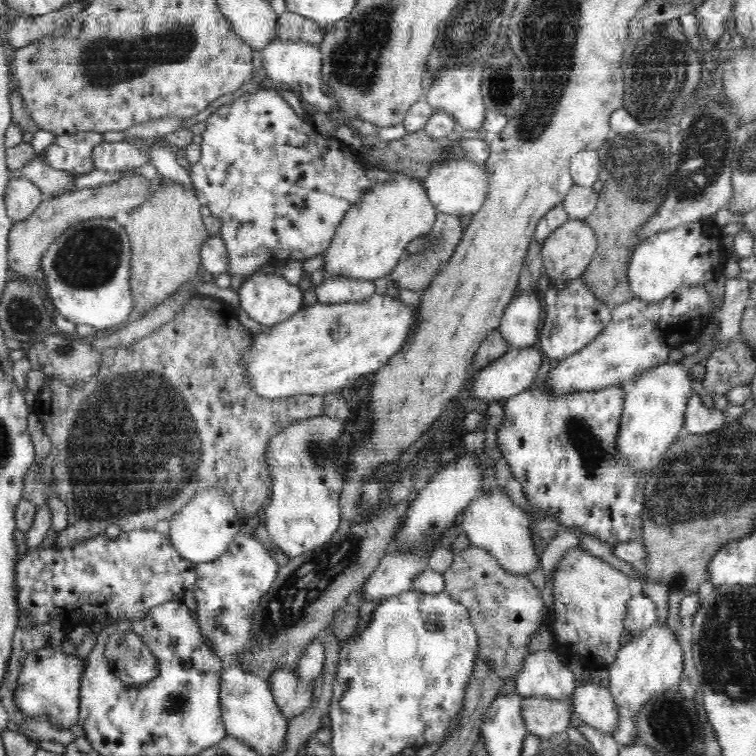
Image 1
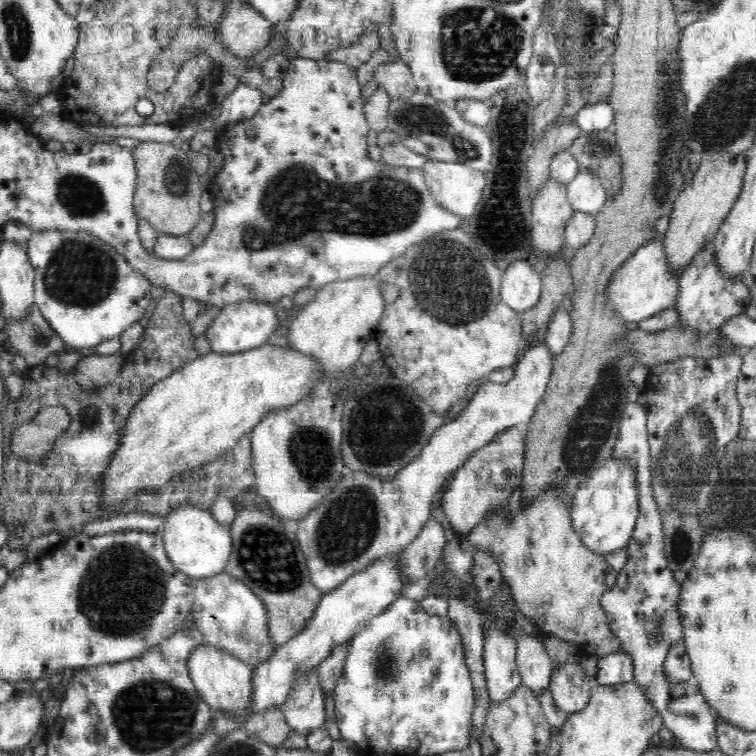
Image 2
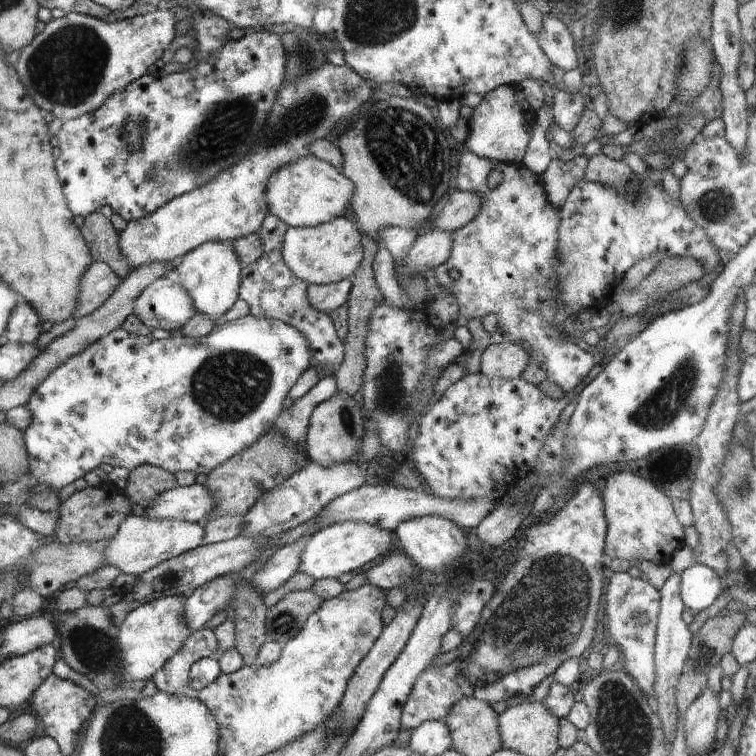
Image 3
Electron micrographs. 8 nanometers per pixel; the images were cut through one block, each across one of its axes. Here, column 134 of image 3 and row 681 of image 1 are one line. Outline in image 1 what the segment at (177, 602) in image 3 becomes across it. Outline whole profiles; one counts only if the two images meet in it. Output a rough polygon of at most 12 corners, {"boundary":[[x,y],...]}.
{"boundary":[[654,622],[608,666],[618,746],[638,743],[636,714],[677,686],[684,656]]}

